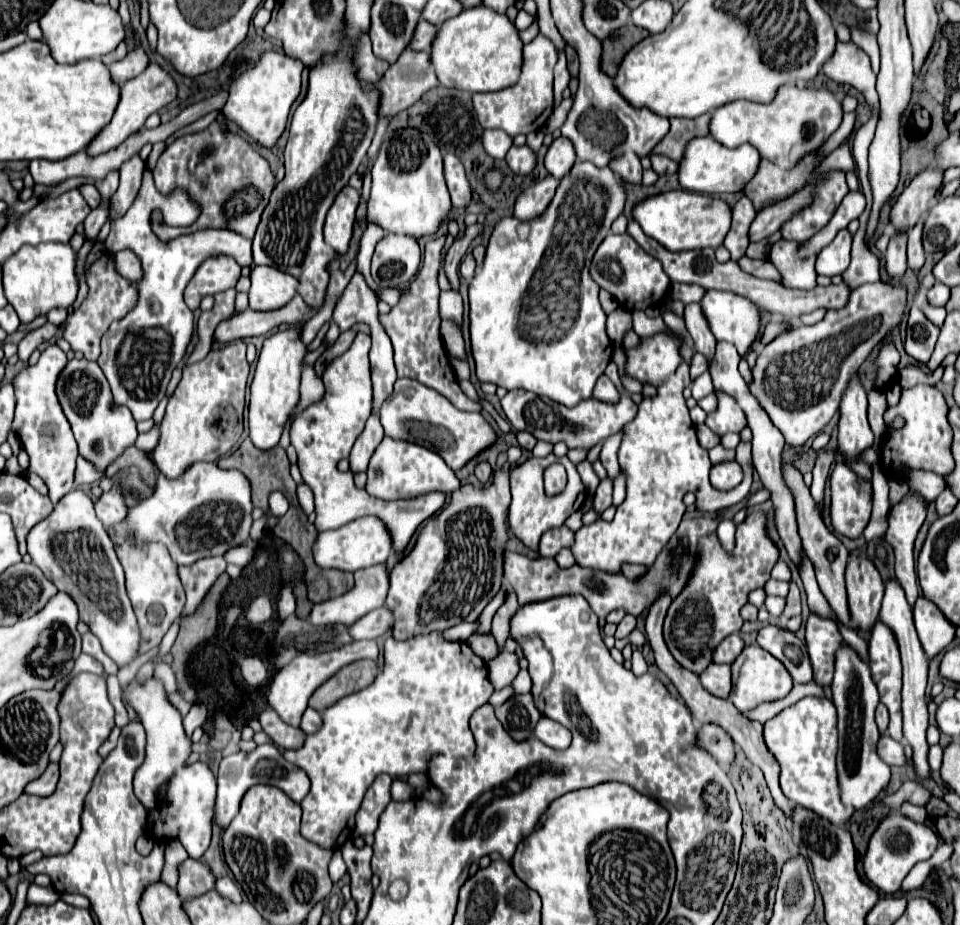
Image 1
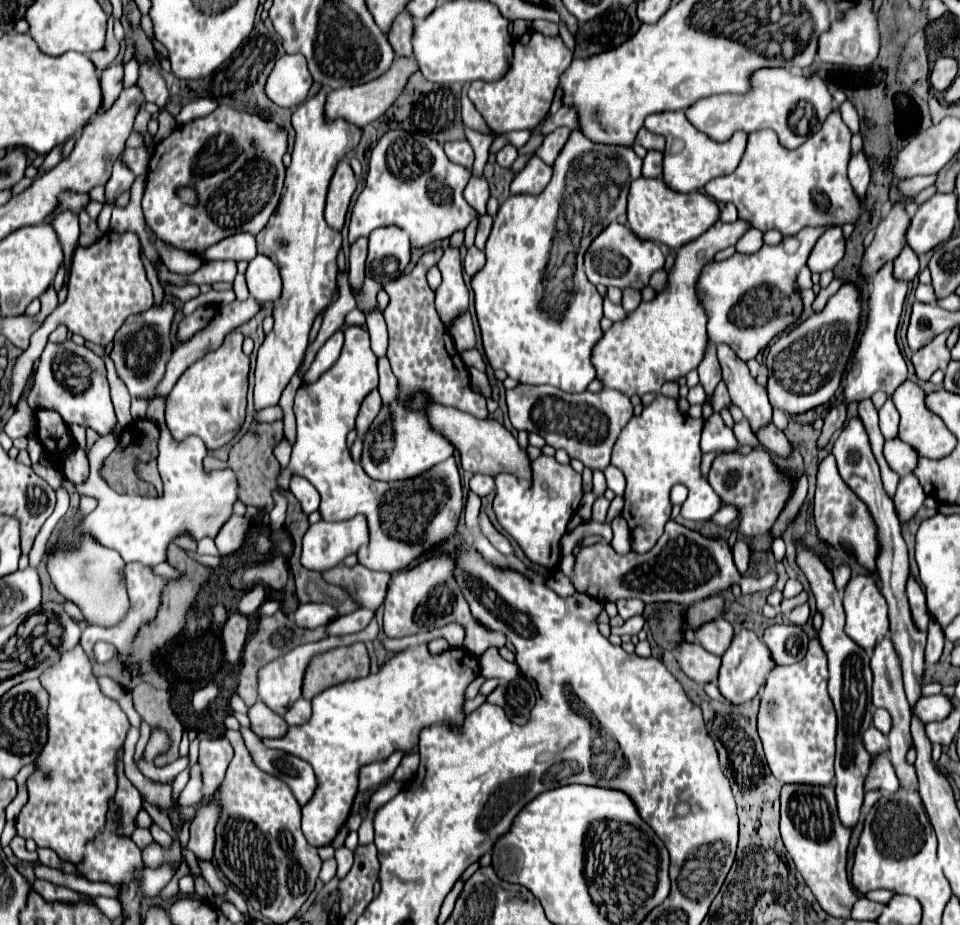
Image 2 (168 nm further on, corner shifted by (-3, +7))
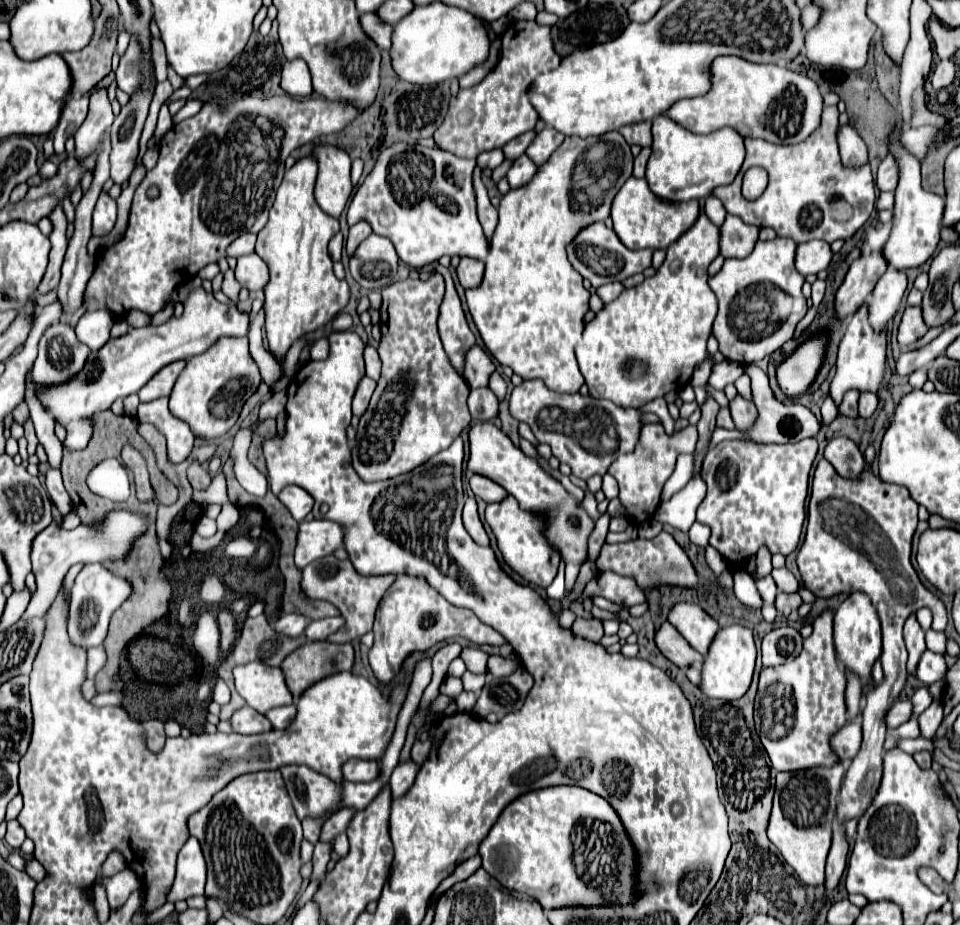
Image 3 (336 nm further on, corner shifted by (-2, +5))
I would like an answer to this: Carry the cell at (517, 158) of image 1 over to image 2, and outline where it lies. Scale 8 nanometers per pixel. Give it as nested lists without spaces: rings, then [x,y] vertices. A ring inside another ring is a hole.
[[[506,145],[504,149],[498,151],[496,161],[498,161],[502,167],[512,167],[512,163],[516,161],[516,157],[518,157],[518,149],[516,149],[514,145]]]

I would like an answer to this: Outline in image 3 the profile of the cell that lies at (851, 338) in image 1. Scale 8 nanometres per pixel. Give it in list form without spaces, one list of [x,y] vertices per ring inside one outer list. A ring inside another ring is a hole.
[[[819,335],[803,343],[789,359],[785,359],[777,367],[777,381],[779,387],[791,395],[799,397],[807,393],[809,385],[815,379],[815,373],[819,371],[827,347],[827,335]]]

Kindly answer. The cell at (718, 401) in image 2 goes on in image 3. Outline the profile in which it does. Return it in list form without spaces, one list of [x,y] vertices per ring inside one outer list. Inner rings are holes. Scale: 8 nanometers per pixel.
[[[721,361],[713,367],[713,373],[709,377],[709,385],[713,389],[725,389],[727,383],[733,383],[743,373],[743,365],[735,361]]]

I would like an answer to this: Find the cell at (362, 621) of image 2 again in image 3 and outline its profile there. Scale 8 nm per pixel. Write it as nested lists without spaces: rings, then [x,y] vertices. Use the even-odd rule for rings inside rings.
[[[341,617],[317,619],[317,621],[311,621],[311,623],[307,625],[305,637],[307,637],[307,641],[321,641],[321,639],[327,639],[327,635],[335,633],[341,625],[343,625],[343,619],[341,619]]]

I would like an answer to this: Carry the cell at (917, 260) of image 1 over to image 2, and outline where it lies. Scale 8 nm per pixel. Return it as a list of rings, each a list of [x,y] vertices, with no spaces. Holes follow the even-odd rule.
[[[904,247],[902,253],[896,257],[894,261],[894,275],[898,279],[904,279],[904,281],[912,281],[916,275],[918,275],[918,269],[920,269],[920,259],[918,255],[910,249],[910,247]]]

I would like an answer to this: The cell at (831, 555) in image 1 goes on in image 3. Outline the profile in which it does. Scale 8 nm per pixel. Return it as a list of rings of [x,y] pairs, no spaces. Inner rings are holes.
[[[737,395],[733,401],[729,401],[729,411],[731,411],[735,427],[741,431],[751,427],[751,421],[755,421],[755,405],[751,405],[751,401],[747,401],[741,395]]]

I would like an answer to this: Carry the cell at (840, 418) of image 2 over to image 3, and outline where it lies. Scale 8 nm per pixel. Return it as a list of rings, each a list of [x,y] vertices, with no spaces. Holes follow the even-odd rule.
[[[863,305],[847,323],[847,331],[839,343],[837,353],[837,369],[835,377],[831,381],[831,397],[839,405],[843,399],[843,393],[847,389],[859,389],[859,391],[873,391],[877,393],[885,375],[885,361],[887,361],[887,337],[883,333],[875,333],[867,321],[867,307]]]

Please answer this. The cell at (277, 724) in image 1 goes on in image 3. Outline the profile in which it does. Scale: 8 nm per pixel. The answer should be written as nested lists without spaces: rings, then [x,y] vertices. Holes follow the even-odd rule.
[[[251,707],[237,709],[231,715],[229,723],[233,727],[233,733],[241,733],[241,735],[255,735],[255,733],[271,731],[271,723],[267,721],[267,717],[261,713],[255,713],[255,709]]]

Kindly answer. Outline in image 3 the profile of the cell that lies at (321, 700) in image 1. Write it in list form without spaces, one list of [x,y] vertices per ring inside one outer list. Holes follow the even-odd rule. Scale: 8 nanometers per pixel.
[[[307,641],[295,649],[295,653],[289,653],[281,663],[281,671],[293,699],[299,699],[299,695],[315,681],[339,671],[349,671],[351,667],[351,643],[337,645],[329,641]]]

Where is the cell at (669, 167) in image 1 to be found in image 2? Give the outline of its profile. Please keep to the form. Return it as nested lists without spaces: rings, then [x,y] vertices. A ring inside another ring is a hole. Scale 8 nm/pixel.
[[[648,151],[648,155],[644,157],[642,175],[644,177],[662,177],[662,159],[664,159],[664,155],[660,151]]]

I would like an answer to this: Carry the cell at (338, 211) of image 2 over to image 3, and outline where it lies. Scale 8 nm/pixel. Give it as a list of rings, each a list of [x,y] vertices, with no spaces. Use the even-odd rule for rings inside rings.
[[[327,143],[315,145],[311,155],[317,159],[319,165],[319,173],[315,181],[315,199],[325,213],[339,219],[353,189],[349,177],[351,157],[347,151]]]

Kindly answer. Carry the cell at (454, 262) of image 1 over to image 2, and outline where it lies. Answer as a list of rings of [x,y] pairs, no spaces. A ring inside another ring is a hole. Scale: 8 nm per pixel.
[[[446,247],[444,257],[438,263],[442,271],[442,283],[436,289],[436,311],[440,319],[450,325],[450,321],[468,309],[468,289],[462,279],[462,261],[458,247]]]

